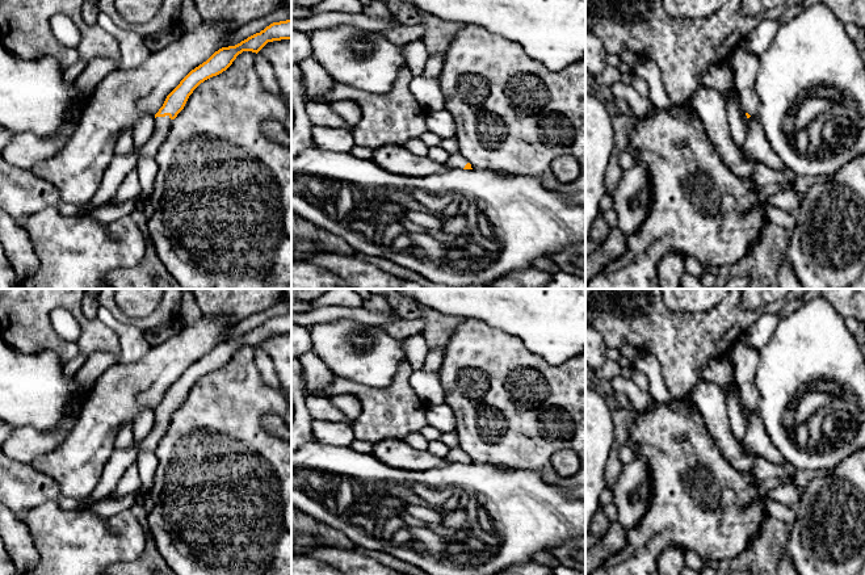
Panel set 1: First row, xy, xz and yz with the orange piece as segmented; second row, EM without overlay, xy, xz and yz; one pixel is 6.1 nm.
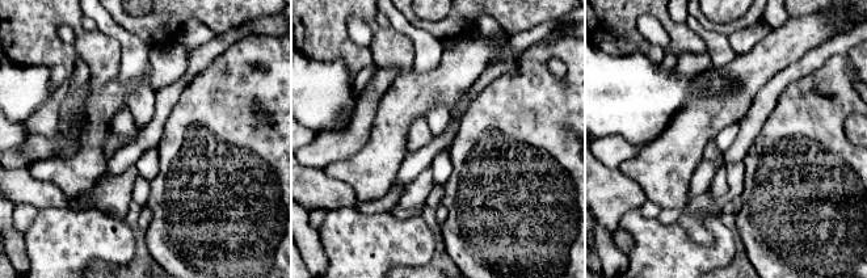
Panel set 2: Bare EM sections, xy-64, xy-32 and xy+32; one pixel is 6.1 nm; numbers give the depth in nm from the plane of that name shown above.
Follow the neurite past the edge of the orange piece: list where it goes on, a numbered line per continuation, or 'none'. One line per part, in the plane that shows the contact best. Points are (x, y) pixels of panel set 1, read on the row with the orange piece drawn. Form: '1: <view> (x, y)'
1: xy (162, 124)

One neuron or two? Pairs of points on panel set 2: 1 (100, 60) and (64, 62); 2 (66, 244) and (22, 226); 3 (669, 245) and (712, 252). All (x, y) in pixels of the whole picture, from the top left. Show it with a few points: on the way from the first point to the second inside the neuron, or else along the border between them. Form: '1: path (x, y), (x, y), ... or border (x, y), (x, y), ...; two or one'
1: path (91, 53), (74, 53); one
2: border (40, 210), (24, 234); two
3: path (680, 252), (702, 252); one

